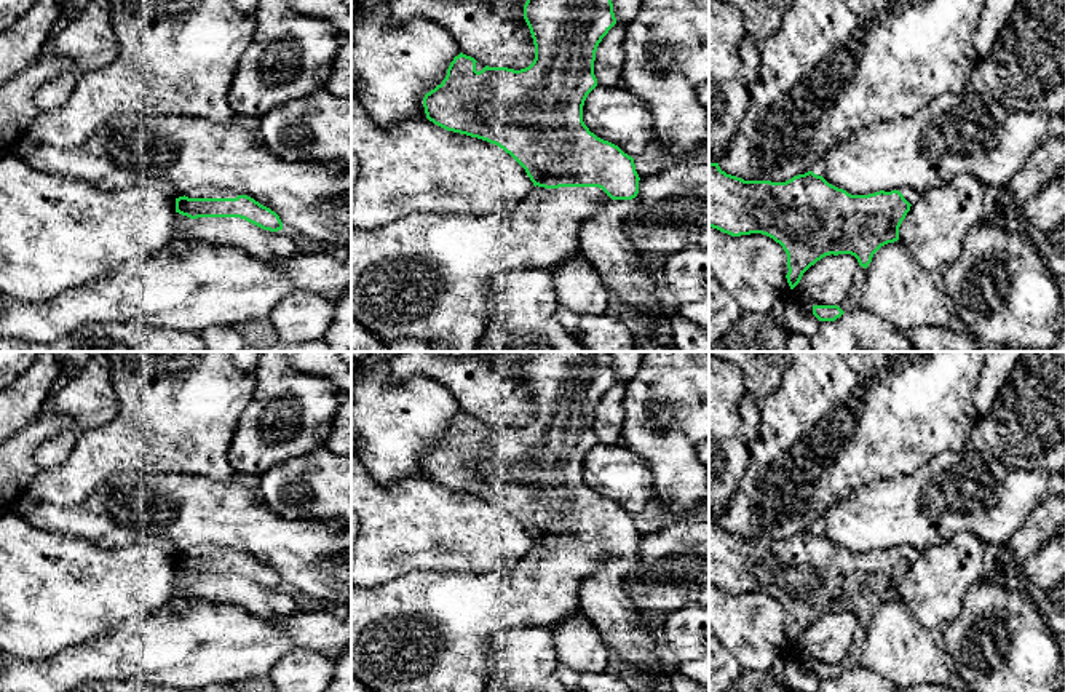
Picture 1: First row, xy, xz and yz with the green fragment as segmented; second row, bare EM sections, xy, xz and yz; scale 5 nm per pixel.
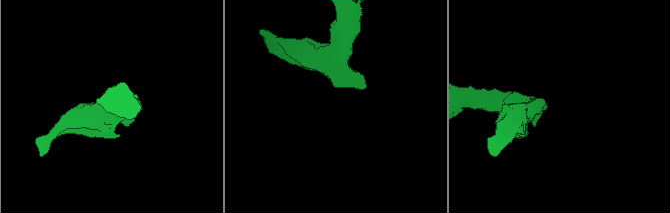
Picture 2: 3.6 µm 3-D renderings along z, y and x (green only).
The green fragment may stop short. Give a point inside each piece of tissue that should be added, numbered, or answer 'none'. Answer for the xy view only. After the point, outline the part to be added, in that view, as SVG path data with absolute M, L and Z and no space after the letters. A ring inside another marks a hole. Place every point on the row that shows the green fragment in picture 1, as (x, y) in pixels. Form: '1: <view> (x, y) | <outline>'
1: xy (206, 190) | M203 185L192 189L185 197L188 198L236 198L238 195L243 195L232 189L217 189L211 185Z

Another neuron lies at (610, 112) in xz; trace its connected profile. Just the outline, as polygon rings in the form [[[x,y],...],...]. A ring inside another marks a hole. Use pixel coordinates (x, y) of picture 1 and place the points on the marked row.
[[[596,86],[583,105],[583,121],[597,137],[635,158],[653,142],[648,105],[623,86]]]

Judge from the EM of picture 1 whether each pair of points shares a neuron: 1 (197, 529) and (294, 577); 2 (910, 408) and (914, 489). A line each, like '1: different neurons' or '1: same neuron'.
1: same neuron
2: different neurons

